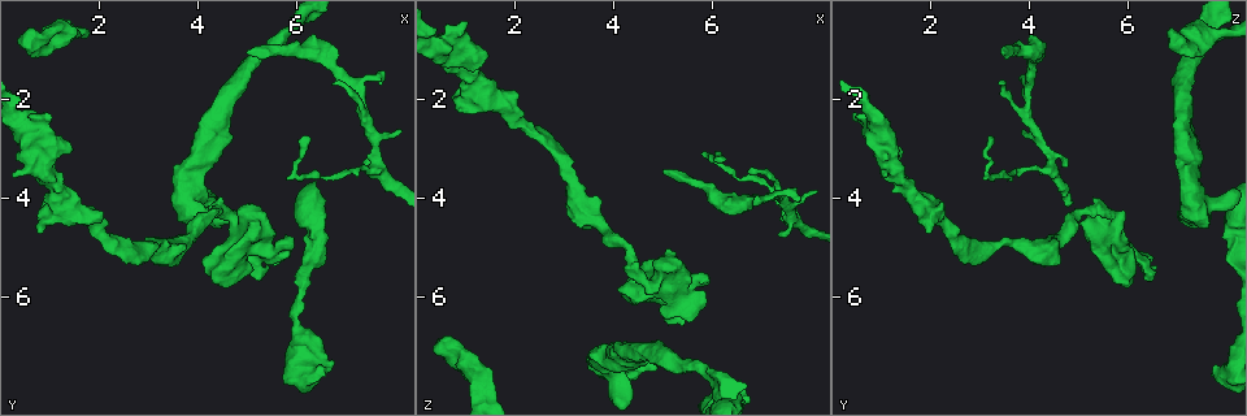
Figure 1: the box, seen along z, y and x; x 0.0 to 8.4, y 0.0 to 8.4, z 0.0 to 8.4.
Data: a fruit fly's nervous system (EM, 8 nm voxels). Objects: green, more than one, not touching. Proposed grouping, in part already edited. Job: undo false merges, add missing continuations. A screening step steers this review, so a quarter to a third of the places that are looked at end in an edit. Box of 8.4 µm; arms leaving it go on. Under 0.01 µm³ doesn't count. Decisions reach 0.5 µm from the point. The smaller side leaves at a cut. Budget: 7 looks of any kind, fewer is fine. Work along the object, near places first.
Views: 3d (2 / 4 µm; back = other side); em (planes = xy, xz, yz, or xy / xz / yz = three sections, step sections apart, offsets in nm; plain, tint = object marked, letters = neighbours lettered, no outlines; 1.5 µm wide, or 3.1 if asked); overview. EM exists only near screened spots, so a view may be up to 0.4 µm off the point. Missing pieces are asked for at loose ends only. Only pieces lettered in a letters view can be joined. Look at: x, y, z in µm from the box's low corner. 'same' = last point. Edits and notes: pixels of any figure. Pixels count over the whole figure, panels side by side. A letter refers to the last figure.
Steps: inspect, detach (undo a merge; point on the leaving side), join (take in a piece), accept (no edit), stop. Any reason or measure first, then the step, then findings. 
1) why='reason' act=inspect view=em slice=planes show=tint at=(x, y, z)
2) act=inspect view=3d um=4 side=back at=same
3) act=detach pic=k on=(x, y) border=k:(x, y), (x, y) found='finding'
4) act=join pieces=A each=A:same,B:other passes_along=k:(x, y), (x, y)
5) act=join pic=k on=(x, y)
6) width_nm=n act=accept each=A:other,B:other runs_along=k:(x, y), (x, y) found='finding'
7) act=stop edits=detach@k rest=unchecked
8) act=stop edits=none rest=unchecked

why='end of a long branch' act=inspect view=3d um=4 at=(6.50, 7.65, 7.75)

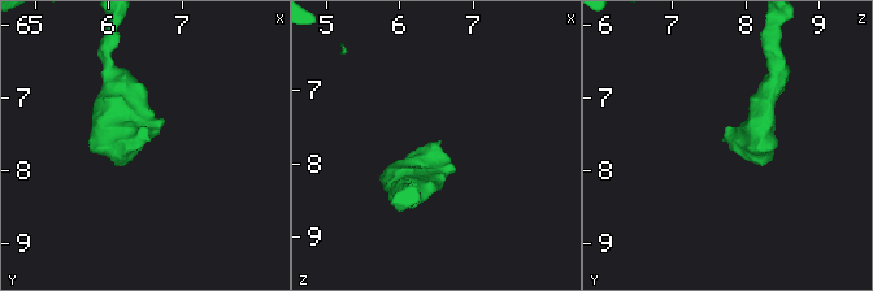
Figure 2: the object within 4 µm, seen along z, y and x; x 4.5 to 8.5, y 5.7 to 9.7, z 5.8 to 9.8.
act=inspect view=em slice=planes show=plain at=(6.55, 7.60, 7.75)

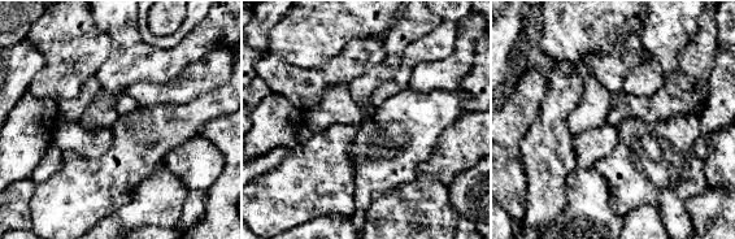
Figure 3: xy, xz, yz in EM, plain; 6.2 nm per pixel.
why='what lies round it' act=inspect view=em slice=planes show=letters at=same

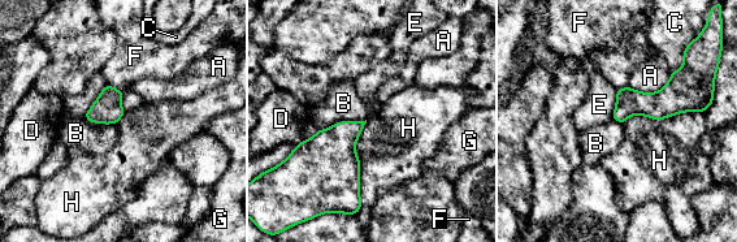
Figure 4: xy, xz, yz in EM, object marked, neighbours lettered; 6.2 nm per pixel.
longest_contact=H:550nm act=accept each=A:other,B:other,C:other,D:other,E:other,F:other,G:other,H:other border=4:(367, 120), (355, 143), (362, 204) found='no lettered piece goes on from it'

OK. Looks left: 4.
why='thick end' act=inspect view=em slice=xz step=4 show=tint at=(4.45, 5.80, 6.00)

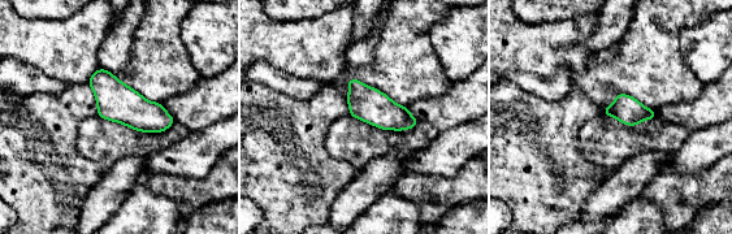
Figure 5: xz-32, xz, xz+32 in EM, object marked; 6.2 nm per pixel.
why='another direction' act=inspect view=em slice=planes show=letters at=same

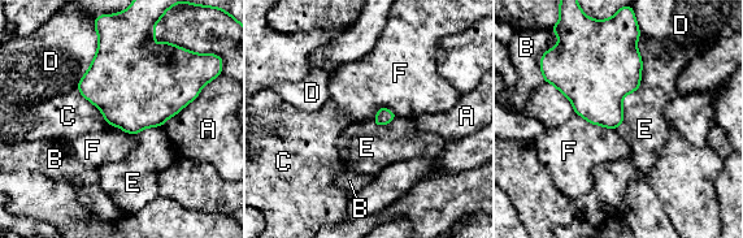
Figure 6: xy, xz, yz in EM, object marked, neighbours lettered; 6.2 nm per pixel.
act=accept each=A:other,B:other,C:other,D:other,E:other,F:other border=6:(637, 43), (641, 85), (616, 129) found='no lettered piece goes on from it'

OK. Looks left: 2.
why='thin end' act=inspect view=em slice=yz step=8 show=letters at=(6.80, 1.70, 3.35)

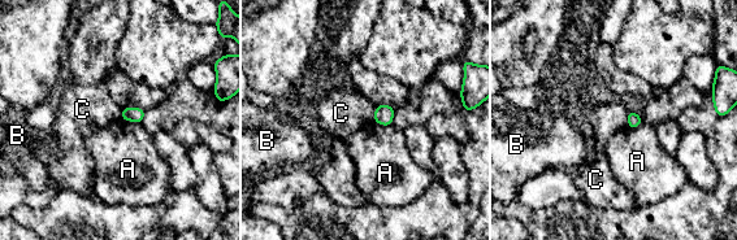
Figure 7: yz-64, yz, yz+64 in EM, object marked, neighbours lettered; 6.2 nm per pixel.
why='another direction' act=inspect view=em slice=xz step=4 show=letters at=same

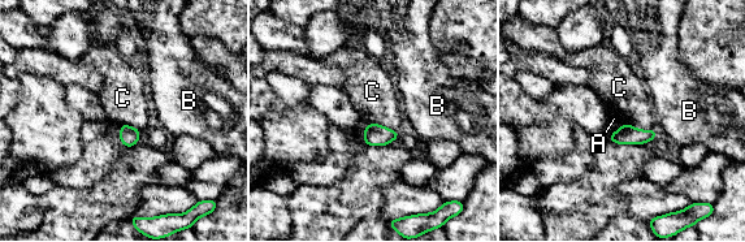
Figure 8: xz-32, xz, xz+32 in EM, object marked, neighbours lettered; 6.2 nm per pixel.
act=accept each=A:other,B:other,C:other border=8:(365, 124), (381, 124), (398, 132) found='none of them fits'

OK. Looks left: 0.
act=stop edits=none rest=unchecked

